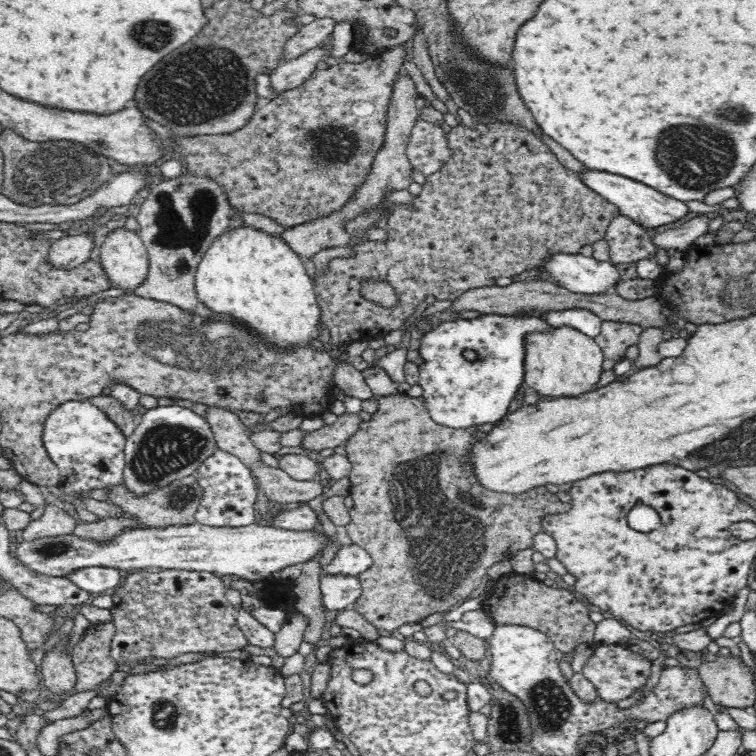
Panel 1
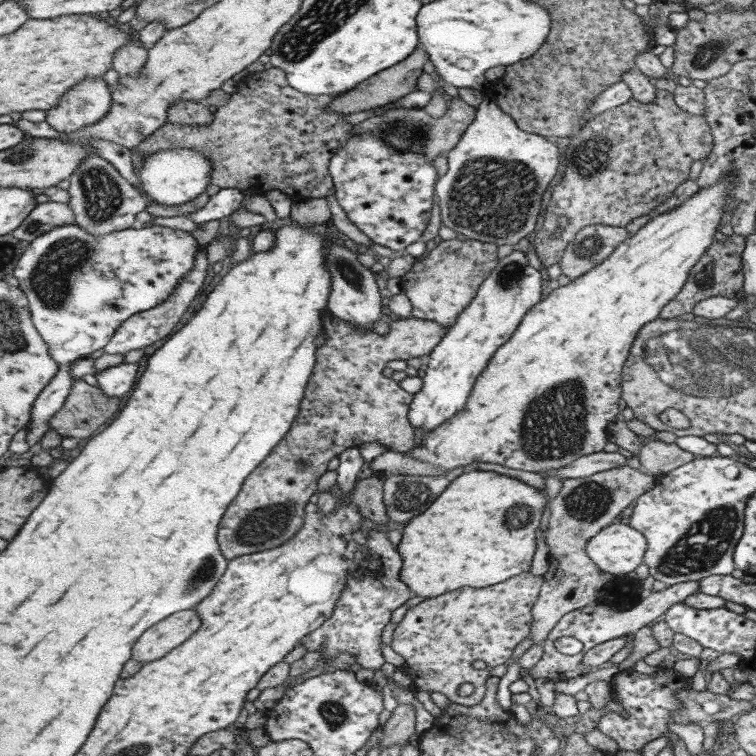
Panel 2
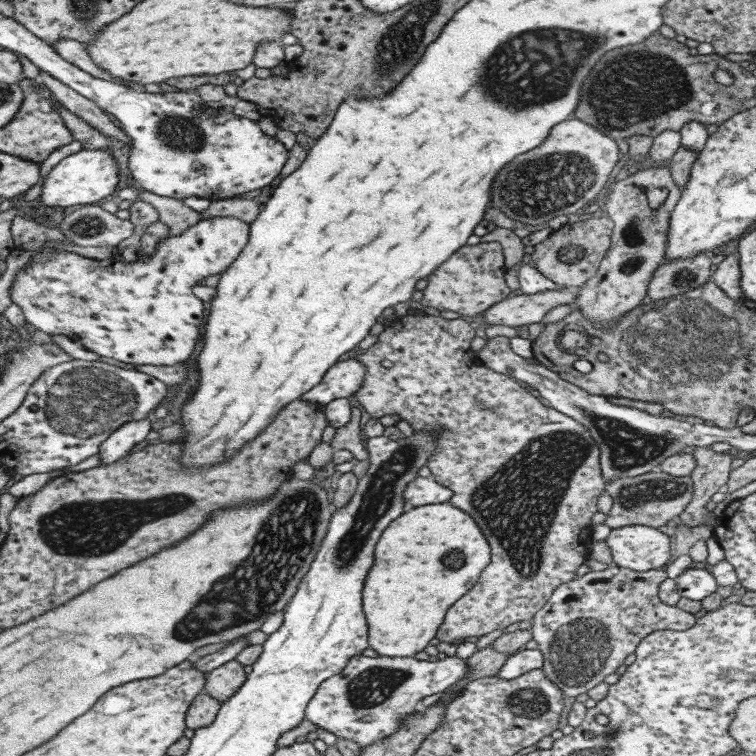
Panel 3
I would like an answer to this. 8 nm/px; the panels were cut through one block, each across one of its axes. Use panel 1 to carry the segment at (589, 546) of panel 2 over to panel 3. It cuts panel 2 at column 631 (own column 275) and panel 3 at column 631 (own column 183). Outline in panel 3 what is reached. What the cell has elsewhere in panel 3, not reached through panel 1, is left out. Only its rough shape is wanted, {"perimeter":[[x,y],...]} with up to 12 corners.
{"perimeter":[[650,526],[610,529],[613,566],[661,569],[672,538]]}

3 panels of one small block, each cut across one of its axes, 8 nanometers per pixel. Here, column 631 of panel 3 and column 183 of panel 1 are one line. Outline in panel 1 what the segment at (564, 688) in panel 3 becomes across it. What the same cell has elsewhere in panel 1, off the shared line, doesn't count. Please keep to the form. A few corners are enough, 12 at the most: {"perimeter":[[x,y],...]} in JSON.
{"perimeter":[[133,571],[117,664],[245,649],[214,573]]}

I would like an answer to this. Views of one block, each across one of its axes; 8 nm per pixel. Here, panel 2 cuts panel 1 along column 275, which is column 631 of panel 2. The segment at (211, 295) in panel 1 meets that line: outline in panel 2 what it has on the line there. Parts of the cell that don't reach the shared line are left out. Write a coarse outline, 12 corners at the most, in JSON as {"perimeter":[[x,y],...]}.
{"perimeter":[[729,171],[550,286],[401,453],[541,473],[601,451],[637,331]]}

